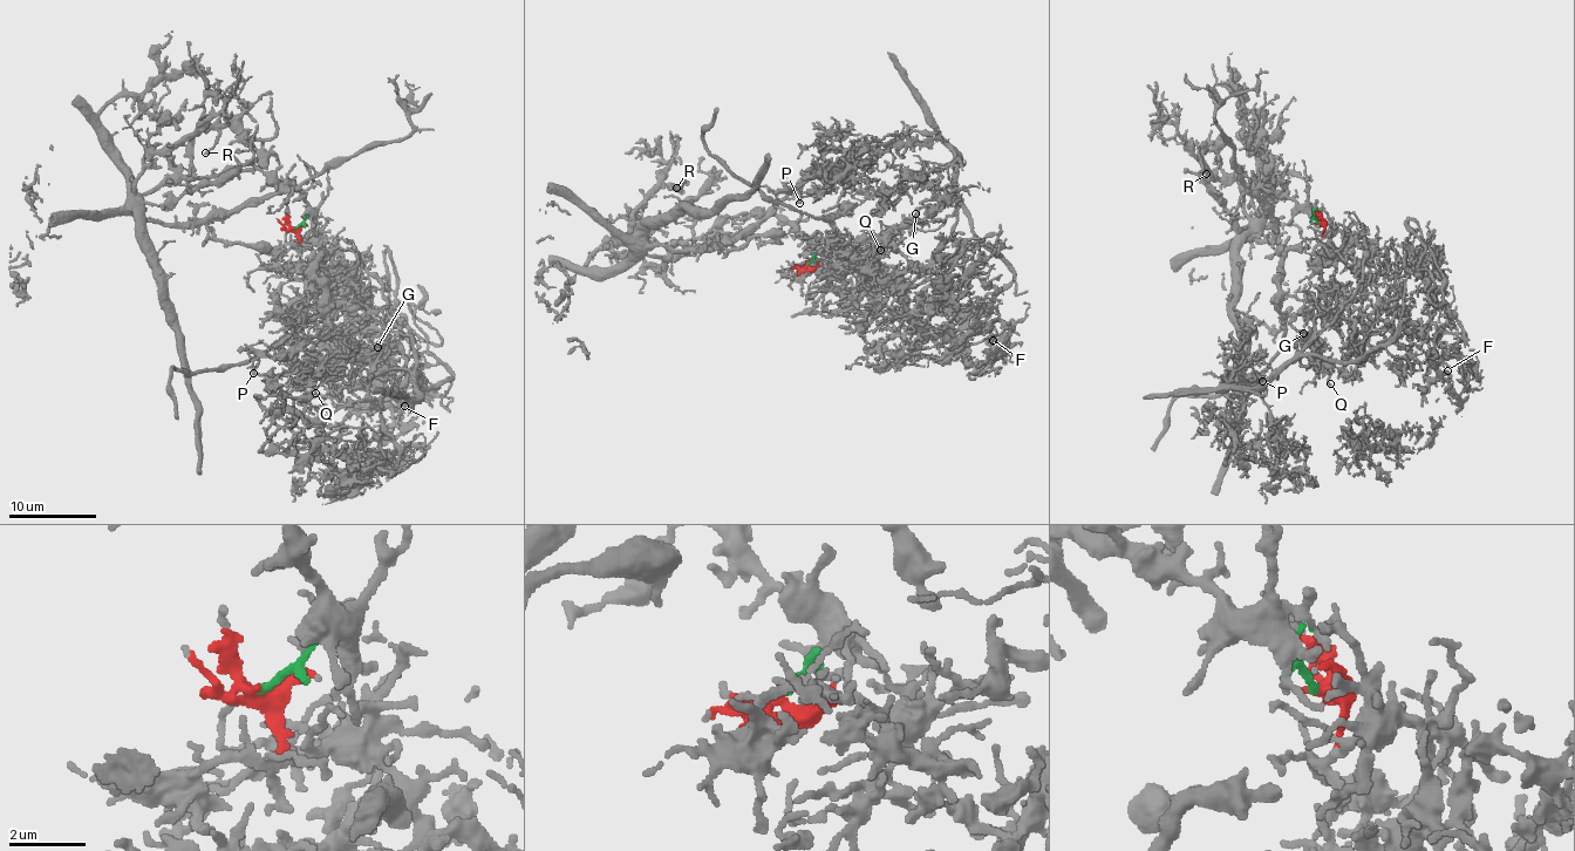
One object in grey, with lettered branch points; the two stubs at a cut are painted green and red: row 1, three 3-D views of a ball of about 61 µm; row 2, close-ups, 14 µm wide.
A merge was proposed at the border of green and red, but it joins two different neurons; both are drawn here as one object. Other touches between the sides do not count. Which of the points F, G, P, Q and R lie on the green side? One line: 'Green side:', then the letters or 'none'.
Green side: R

